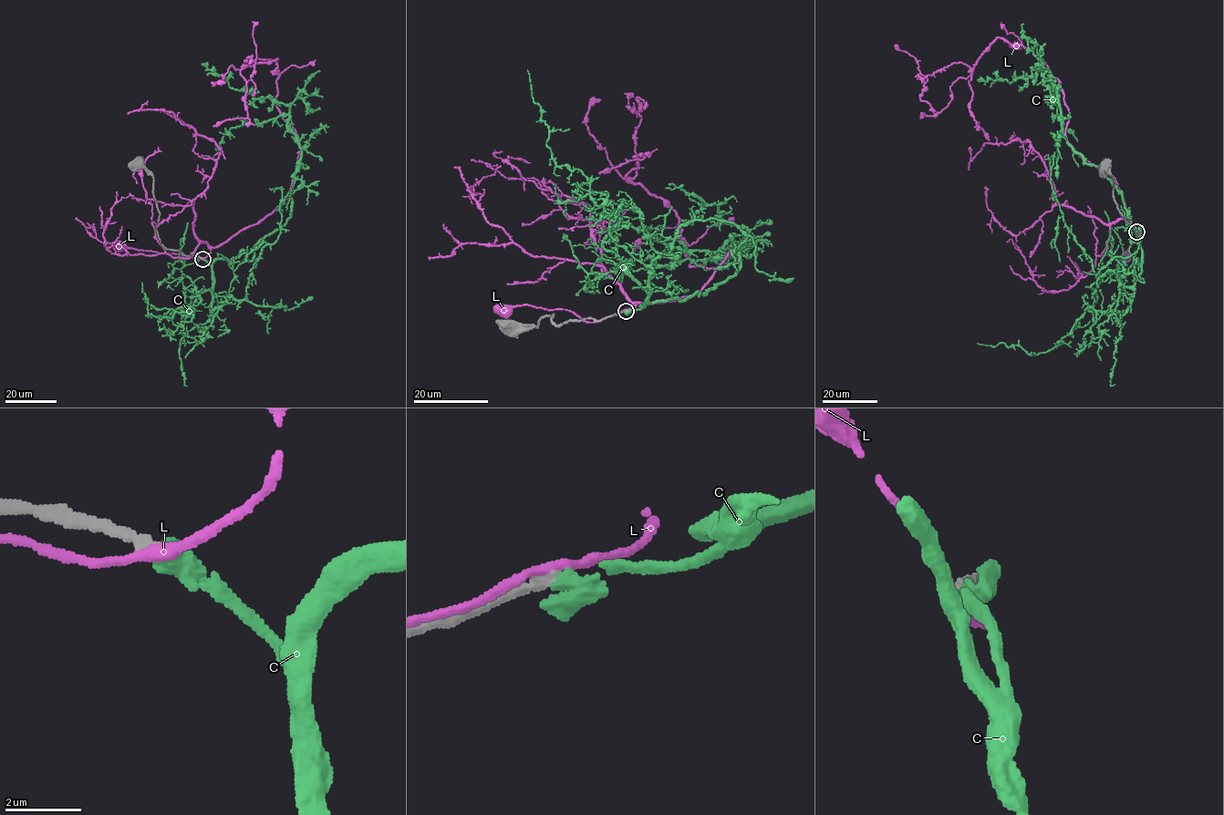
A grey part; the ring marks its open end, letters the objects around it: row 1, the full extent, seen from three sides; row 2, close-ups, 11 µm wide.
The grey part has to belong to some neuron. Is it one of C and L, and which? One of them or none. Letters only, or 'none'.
C

